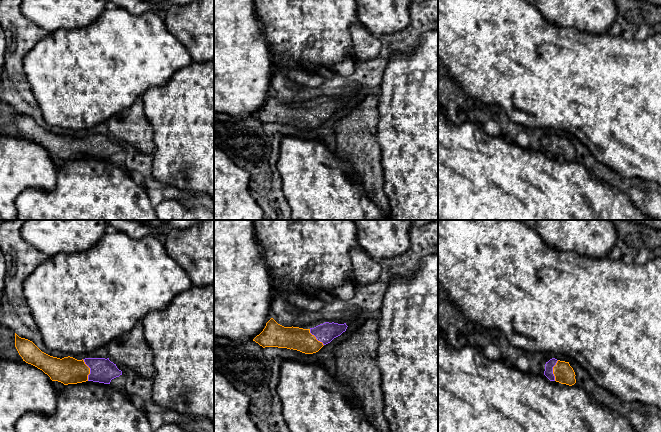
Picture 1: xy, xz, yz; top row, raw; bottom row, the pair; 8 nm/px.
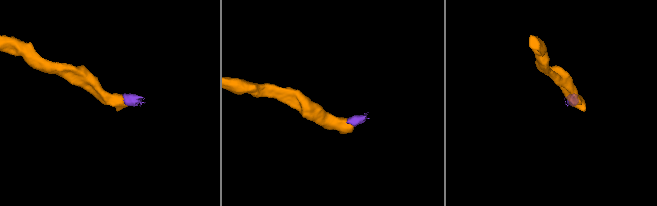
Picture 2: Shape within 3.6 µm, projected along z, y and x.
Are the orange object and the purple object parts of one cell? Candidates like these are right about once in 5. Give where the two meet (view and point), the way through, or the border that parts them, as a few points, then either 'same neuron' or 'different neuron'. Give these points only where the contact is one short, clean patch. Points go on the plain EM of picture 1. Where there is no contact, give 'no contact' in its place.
meets orange in xy at (89, 146); runs through xy (68, 146), (89, 146), (102, 146); same neuron

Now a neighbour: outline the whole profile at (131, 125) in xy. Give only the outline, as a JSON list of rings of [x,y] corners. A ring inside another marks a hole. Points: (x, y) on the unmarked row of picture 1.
[[[141,97],[130,107],[113,115],[106,123],[109,136],[114,140],[124,141],[146,155],[155,153],[154,131],[144,113]]]

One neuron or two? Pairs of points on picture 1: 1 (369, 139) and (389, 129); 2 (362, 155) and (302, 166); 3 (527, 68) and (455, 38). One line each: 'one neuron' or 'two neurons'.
1: two neurons
2: two neurons
3: one neuron

